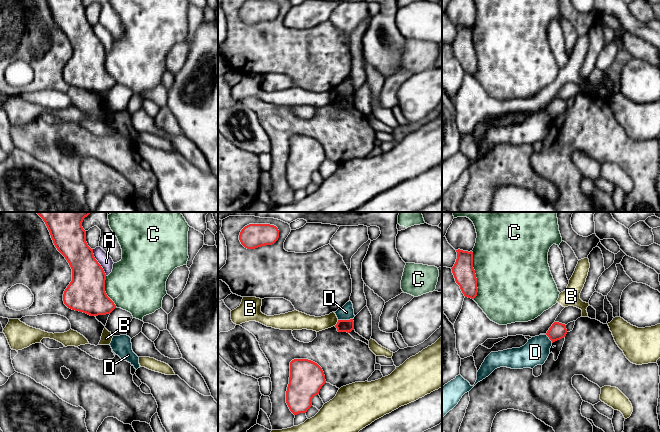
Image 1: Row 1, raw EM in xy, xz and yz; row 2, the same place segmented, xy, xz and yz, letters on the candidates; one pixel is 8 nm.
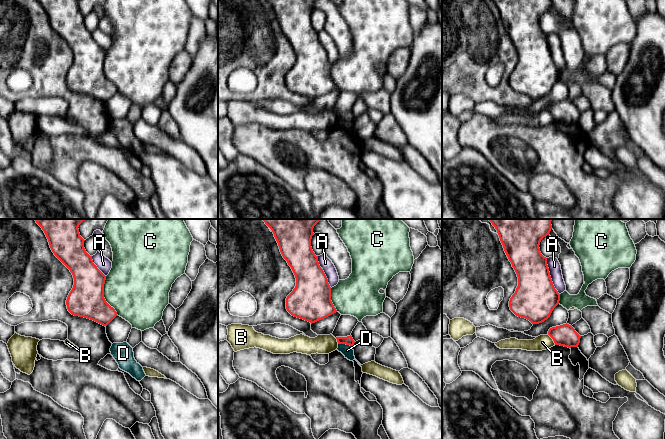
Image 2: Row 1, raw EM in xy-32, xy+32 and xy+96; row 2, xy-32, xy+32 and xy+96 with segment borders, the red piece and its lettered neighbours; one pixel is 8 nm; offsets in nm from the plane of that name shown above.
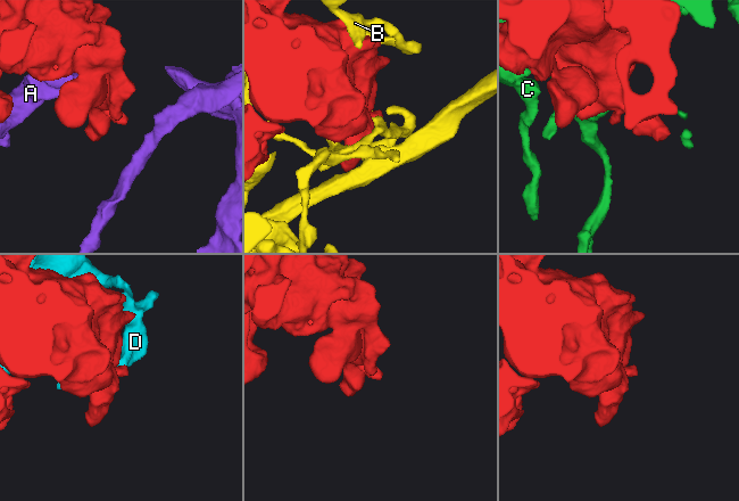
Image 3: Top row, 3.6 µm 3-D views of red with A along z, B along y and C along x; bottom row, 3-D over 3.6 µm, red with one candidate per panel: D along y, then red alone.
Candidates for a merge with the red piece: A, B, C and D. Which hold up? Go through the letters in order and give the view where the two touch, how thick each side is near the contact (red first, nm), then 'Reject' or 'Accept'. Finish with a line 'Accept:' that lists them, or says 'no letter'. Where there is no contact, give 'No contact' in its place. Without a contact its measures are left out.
A: Touches red in xy. Thickness 300 nm (red) against 110 nm. Reject
B: Touches red in xz. Thickness 100 nm (red) against 120 nm. Reject
C: Touches red in yz. Thickness 170 nm (red) against 500 nm. Reject
D: Touches red in xz. Thickness 100 nm (red) against 120 nm. Reject
Accept: no letter

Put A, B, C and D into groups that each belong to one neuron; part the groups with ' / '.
A / B / C / D

